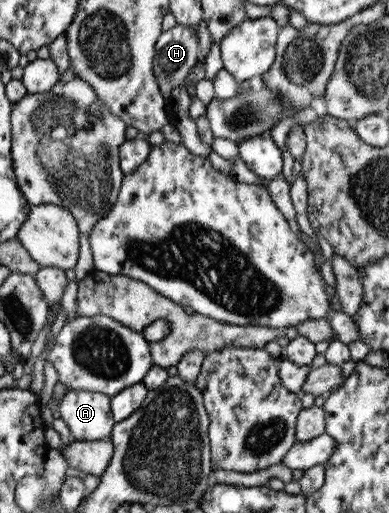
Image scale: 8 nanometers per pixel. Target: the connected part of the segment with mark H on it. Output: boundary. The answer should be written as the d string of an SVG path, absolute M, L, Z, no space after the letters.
M176 24L162 31L155 43L152 66L156 84L184 87L199 57L197 36L192 28Z

